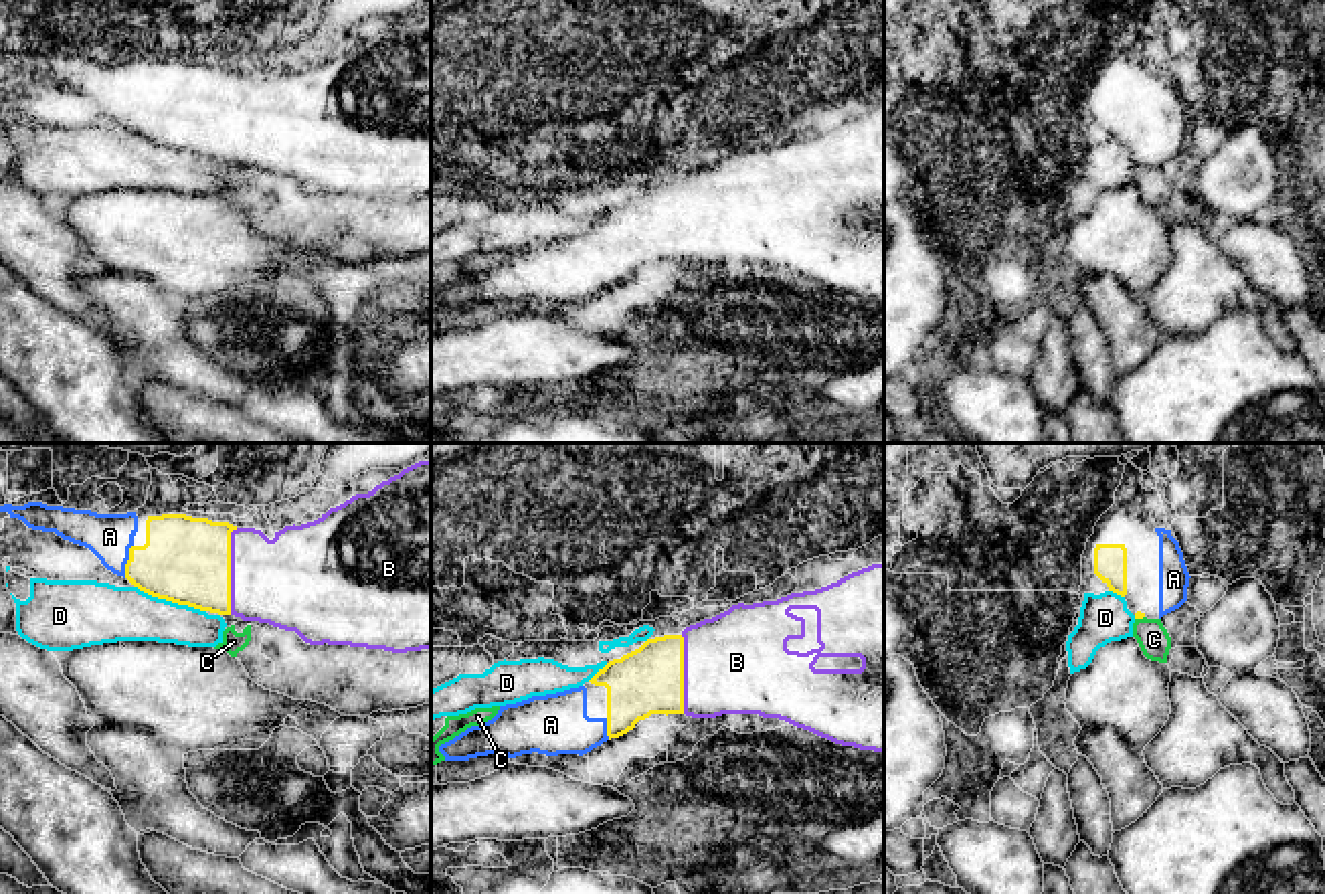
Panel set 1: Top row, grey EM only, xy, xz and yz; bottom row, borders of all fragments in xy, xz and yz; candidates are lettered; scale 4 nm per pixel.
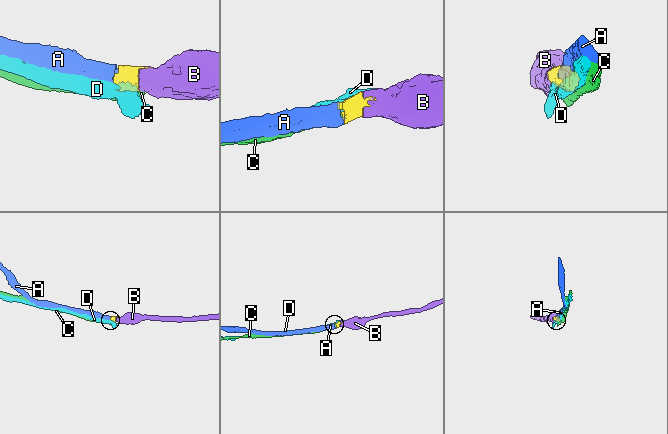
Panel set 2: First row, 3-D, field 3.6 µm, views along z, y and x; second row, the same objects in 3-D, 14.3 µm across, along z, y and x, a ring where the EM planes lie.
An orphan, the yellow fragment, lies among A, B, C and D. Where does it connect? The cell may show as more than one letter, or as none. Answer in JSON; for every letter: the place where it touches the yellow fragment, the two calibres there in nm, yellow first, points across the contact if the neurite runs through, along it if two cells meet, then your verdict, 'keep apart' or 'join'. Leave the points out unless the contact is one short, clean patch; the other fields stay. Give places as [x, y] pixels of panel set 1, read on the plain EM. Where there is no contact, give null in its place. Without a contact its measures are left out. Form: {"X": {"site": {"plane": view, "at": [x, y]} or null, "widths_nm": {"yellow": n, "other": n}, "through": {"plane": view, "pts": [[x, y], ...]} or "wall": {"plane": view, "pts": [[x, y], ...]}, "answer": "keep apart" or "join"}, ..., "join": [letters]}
{"A": {"site": {"plane": "xy", "at": [128, 108]}, "widths_nm": {"yellow": 340, "other": 190}, "answer": "join"}, "B": {"site": {"plane": "xy", "at": [229, 118]}, "widths_nm": {"yellow": 340, "other": 360}, "answer": "join"}, "C": {"site": {"plane": "yz", "at": [1139, 164]}, "widths_nm": {"yellow": 30, "other": 130}, "answer": "keep apart"}, "D": {"site": {"plane": "xy", "at": [170, 146]}, "widths_nm": {"yellow": 340, "other": 220}, "answer": "keep apart"}, "join": ["A", "B"]}

